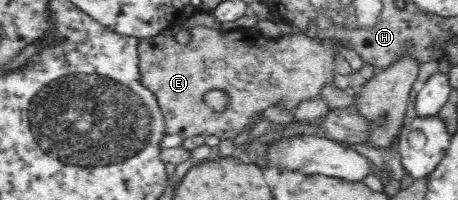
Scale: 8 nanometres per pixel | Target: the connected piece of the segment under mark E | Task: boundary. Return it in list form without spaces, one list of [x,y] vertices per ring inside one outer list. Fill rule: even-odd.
[[[196,25],[196,27],[186,27],[185,30],[190,33],[190,41],[186,45],[181,45],[174,37],[160,34],[156,37],[142,38],[141,45],[137,48],[141,83],[157,95],[166,122],[165,133],[178,134],[182,139],[196,134],[216,135],[222,140],[234,139],[238,133],[246,129],[246,125],[254,126],[260,119],[260,113],[264,113],[268,107],[278,102],[294,114],[294,108],[300,101],[322,95],[322,89],[331,84],[334,57],[339,55],[336,47],[351,49],[354,47],[349,41],[337,37],[330,39],[332,43],[316,41],[304,34],[268,39],[252,28],[240,28],[222,33],[216,29]],[[213,90],[220,90],[228,96],[229,102],[219,112],[209,111],[204,103],[205,95]]]

